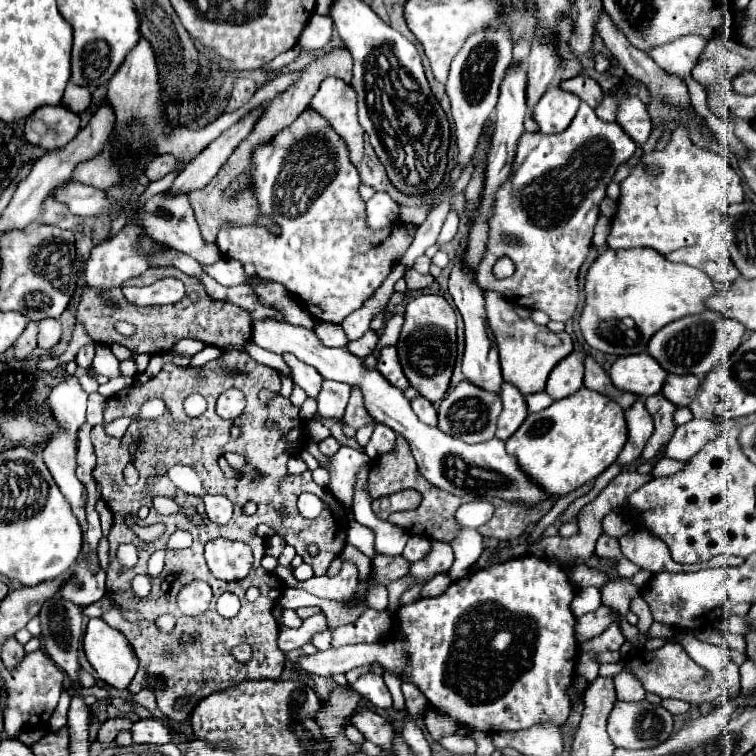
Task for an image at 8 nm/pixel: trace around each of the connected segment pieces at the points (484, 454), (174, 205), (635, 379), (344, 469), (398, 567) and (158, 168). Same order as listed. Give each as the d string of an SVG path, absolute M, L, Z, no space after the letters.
M258 320L258 322L254 322L252 340L270 352L294 354L298 360L314 366L318 370L318 374L326 380L336 380L336 382L350 384L352 388L360 388L362 396L364 396L366 412L378 424L392 428L396 434L400 434L408 440L420 474L434 486L438 486L450 494L456 494L456 496L502 498L504 502L510 502L514 506L538 506L550 498L556 498L554 494L548 494L542 486L538 486L520 468L516 458L512 458L506 452L504 442L500 442L498 438L492 438L492 440L480 442L480 444L466 444L460 438L448 436L446 432L442 432L438 428L424 426L416 418L416 414L410 406L410 400L400 390L390 386L390 382L384 380L378 370L366 368L364 362L360 358L356 358L354 354L350 354L346 348L326 348L316 338L314 330L304 328L304 326L294 326L286 320Z
M156 194L154 198L150 198L144 206L144 210L140 210L140 214L136 216L142 220L144 228L148 230L148 234L158 240L158 242L166 242L168 246L172 246L174 250L180 250L188 256L192 256L198 264L202 266L212 266L214 261L219 261L223 256L218 250L216 244L206 242L200 234L200 228L194 220L194 212L192 206L188 202L188 196L182 198L164 198L162 194Z
M646 352L620 356L608 374L616 388L638 394L642 398L658 394L668 376L668 372Z
M342 446L342 450L338 450L330 458L330 486L328 488L348 508L354 502L358 472L366 464L370 464L370 458L364 452L356 448L348 448L348 446Z
M376 556L372 566L376 572L376 582L380 584L388 584L390 580L398 580L410 572L410 562L402 556Z
M162 154L162 156L158 156L156 160L152 160L152 162L148 164L146 176L154 182L154 180L160 180L160 178L164 178L166 174L174 172L176 168L178 168L178 160L172 158L170 154Z

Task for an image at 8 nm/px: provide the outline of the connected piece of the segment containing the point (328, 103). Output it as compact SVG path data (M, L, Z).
M326 78L312 98L310 108L332 122L350 148L350 160L358 164L364 154L364 130L358 124L356 92L352 86L340 78Z

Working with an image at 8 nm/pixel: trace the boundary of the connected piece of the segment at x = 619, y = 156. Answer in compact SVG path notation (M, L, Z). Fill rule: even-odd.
M582 102L570 126L560 134L530 134L524 132L520 138L520 146L514 160L514 176L496 192L496 206L490 218L490 240L484 260L478 268L476 281L485 292L500 292L516 306L524 306L528 310L540 310L550 320L566 322L572 318L578 300L578 272L582 262L588 256L592 242L592 228L598 218L598 204L606 194L606 186L616 174L618 166L632 158L636 152L636 144L618 124L610 124L600 120L594 110ZM508 256L516 264L516 272L512 278L496 280L492 267L496 258Z

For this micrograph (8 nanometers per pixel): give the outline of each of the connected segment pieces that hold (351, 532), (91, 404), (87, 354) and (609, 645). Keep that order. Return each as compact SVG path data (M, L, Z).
M352 522L348 528L348 542L352 546L356 546L362 554L366 554L368 558L374 558L378 552L374 548L374 532L358 522Z
M96 392L96 394L90 394L90 396L88 396L88 424L90 424L90 426L102 424L104 402L106 402L106 398L104 398L104 396L100 396L98 392Z
M84 346L84 348L80 348L80 352L78 352L78 356L76 356L76 364L78 364L82 370L90 368L90 366L92 366L92 360L94 360L94 354L96 354L96 348L94 348L94 346Z
M620 616L616 618L616 622L600 636L586 640L580 644L582 652L606 652L606 650L620 650L620 646L626 642L626 638L620 632L620 624L618 624Z

